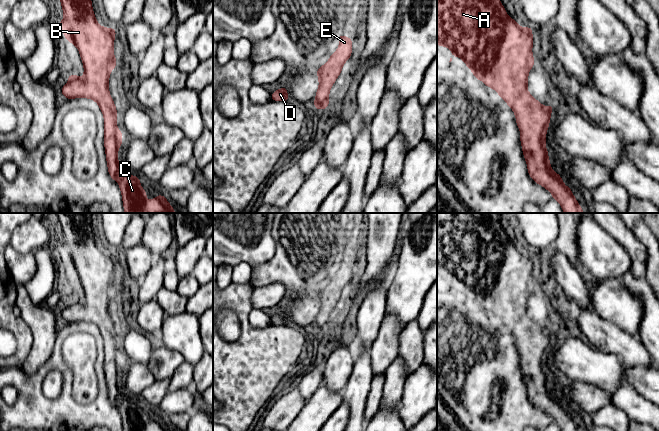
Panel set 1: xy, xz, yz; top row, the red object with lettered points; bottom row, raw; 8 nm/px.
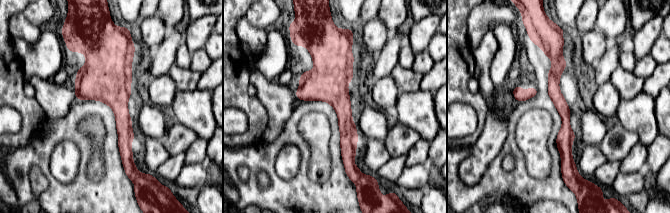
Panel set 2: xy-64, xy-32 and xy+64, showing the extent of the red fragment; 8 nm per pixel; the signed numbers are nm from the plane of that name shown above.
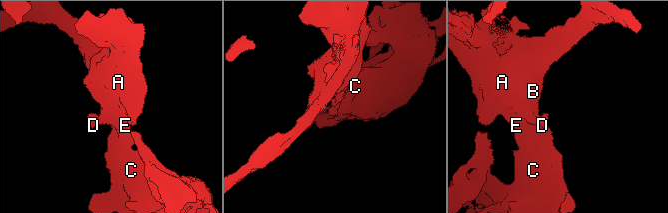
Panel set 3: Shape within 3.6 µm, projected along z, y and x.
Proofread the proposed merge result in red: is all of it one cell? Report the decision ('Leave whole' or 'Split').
Leave whole

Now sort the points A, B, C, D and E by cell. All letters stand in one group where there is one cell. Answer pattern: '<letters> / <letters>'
A B C D E

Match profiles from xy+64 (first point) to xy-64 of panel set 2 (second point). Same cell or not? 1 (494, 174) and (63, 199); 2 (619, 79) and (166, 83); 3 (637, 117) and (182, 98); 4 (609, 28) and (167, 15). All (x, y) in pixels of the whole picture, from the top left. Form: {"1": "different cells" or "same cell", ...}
{"1": "same cell", "2": "different cells", "3": "same cell", "4": "same cell"}

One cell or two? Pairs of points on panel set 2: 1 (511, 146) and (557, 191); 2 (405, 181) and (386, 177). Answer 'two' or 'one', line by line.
1: one
2: two

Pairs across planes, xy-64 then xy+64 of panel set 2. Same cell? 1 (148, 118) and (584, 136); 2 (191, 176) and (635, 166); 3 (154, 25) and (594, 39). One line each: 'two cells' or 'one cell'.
1: one cell
2: two cells
3: one cell

